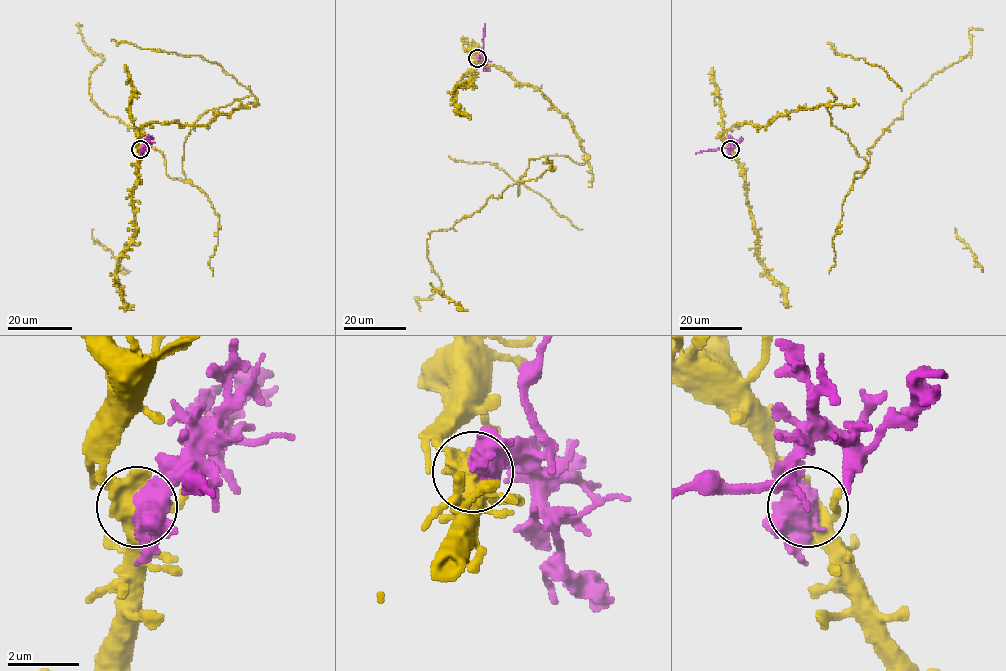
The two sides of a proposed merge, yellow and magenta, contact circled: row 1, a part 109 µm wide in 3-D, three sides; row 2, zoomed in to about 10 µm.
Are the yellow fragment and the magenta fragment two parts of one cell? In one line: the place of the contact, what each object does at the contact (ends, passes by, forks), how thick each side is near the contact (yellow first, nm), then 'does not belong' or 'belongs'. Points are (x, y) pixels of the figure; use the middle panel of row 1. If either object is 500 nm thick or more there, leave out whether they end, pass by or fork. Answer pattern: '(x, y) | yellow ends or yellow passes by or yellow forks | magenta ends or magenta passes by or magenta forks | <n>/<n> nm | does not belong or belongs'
(477, 58) | 480/550 nm | does not belong

